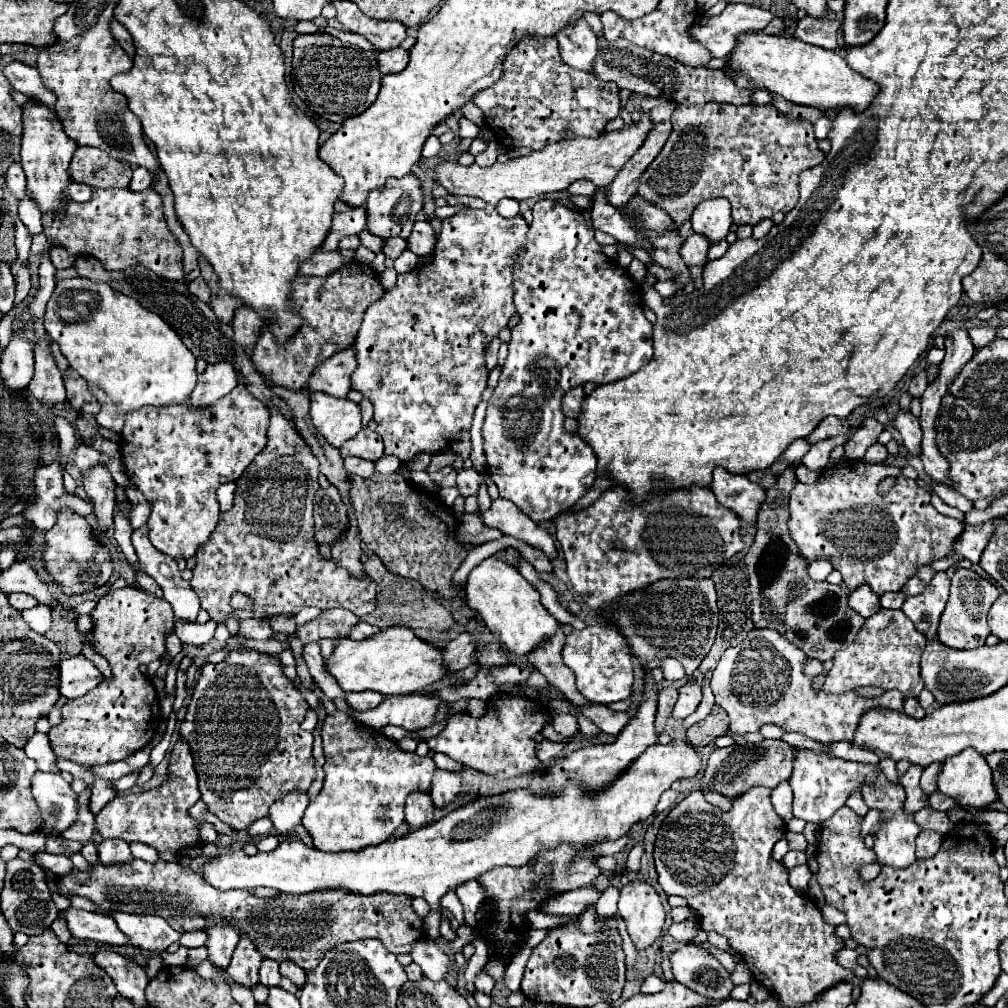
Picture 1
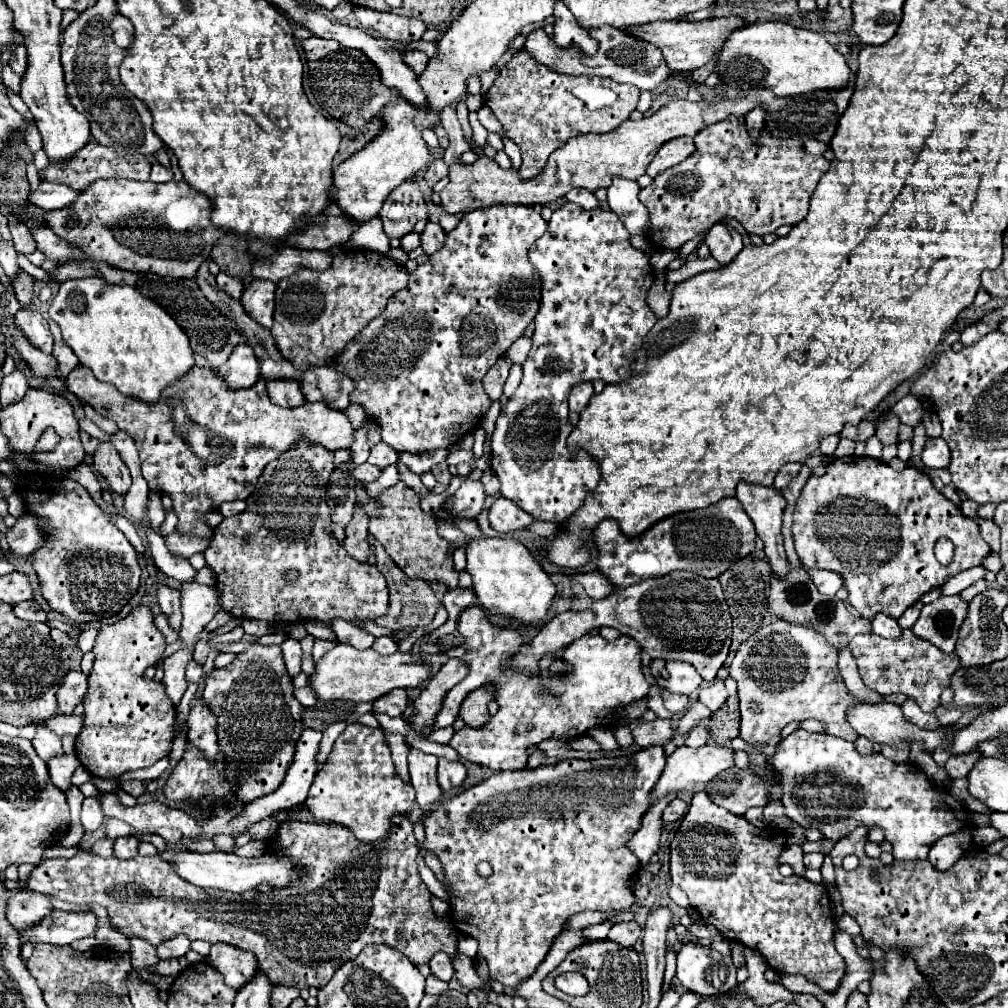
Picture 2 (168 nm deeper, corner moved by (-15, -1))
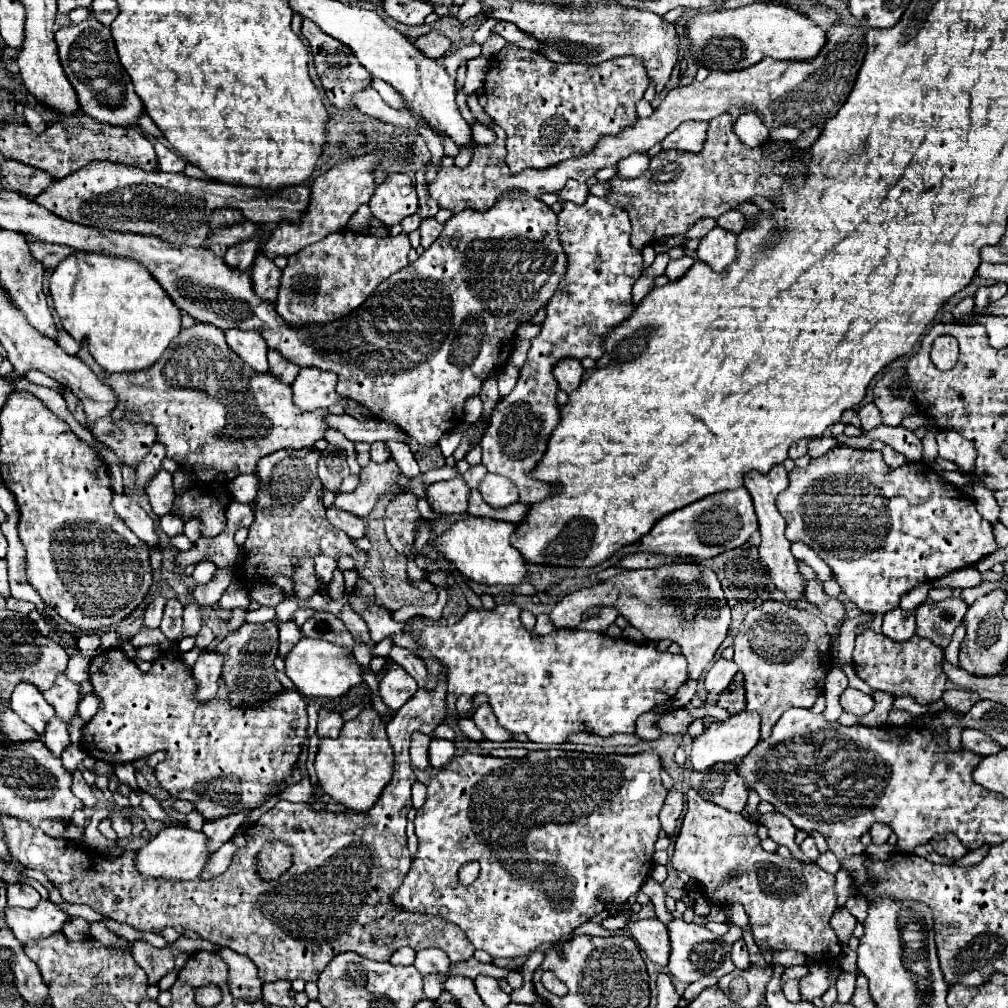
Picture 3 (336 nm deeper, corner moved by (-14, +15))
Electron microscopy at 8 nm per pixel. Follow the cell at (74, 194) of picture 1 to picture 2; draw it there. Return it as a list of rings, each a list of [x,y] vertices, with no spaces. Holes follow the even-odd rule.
[[[39,182],[39,186],[29,194],[27,202],[41,210],[55,210],[55,208],[65,208],[67,204],[71,204],[71,200],[75,200],[75,196],[79,196],[79,192],[75,192],[63,184]]]

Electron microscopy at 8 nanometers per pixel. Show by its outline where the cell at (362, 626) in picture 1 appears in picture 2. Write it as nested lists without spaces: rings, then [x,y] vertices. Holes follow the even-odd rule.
[[[377,638],[375,640],[375,644],[373,644],[373,648],[377,650],[377,654],[381,654],[381,656],[389,656],[389,654],[393,654],[395,650],[397,650],[397,642],[395,640],[391,640],[391,638]]]

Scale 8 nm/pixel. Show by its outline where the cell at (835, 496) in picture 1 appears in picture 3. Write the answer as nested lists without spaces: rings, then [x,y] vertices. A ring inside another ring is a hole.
[[[836,446],[824,456],[810,460],[806,468],[794,468],[788,476],[788,488],[776,498],[776,506],[786,520],[786,538],[814,548],[832,568],[844,596],[864,612],[884,614],[896,610],[902,596],[920,582],[942,578],[996,552],[992,524],[978,514],[974,502],[962,490],[946,482],[926,462],[890,468],[882,452]]]

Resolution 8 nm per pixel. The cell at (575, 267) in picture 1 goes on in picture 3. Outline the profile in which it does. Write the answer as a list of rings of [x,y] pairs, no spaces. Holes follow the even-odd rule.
[[[590,194],[584,204],[580,204],[580,206],[564,204],[562,210],[558,212],[558,238],[560,238],[560,244],[568,258],[566,274],[564,274],[562,282],[558,284],[554,296],[546,304],[546,320],[542,322],[538,336],[532,338],[532,346],[528,350],[526,364],[520,368],[520,378],[516,382],[516,388],[496,404],[496,408],[490,416],[490,426],[484,432],[484,438],[480,442],[482,462],[488,468],[488,472],[500,474],[500,476],[506,476],[508,480],[512,480],[512,484],[520,492],[520,502],[524,502],[524,504],[536,504],[536,502],[542,502],[560,492],[560,484],[542,484],[540,480],[532,478],[532,470],[538,466],[538,462],[546,454],[548,438],[560,422],[560,406],[556,402],[556,392],[560,388],[552,374],[554,364],[558,364],[564,358],[598,360],[604,352],[604,346],[602,346],[604,338],[618,324],[628,320],[636,310],[636,304],[632,302],[630,292],[632,292],[634,282],[642,276],[644,258],[642,258],[640,250],[632,248],[630,234],[632,234],[632,226],[630,226],[630,218],[626,216],[626,210],[610,204],[606,198],[598,198],[598,196]]]

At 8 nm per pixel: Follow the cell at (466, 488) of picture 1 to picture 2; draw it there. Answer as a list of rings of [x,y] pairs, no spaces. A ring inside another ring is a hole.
[[[463,480],[461,488],[455,492],[453,502],[449,504],[449,512],[467,520],[475,520],[483,508],[485,502],[485,490],[483,484],[477,480]]]

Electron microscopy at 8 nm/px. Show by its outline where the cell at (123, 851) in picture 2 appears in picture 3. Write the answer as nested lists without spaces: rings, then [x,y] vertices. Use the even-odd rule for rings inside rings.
[[[120,812],[112,814],[110,820],[112,820],[112,828],[116,830],[118,838],[130,838],[132,836],[132,822],[128,818],[124,818]]]

